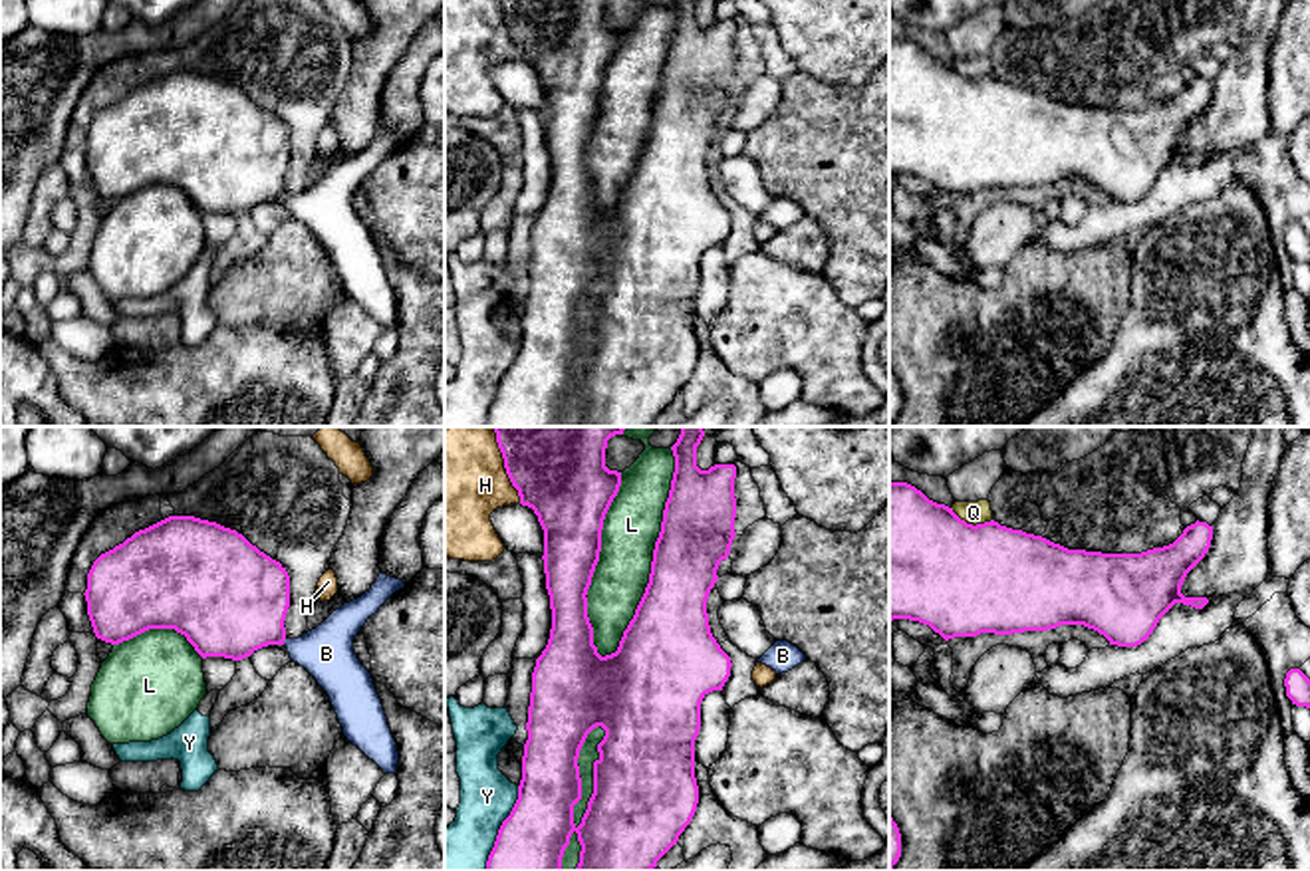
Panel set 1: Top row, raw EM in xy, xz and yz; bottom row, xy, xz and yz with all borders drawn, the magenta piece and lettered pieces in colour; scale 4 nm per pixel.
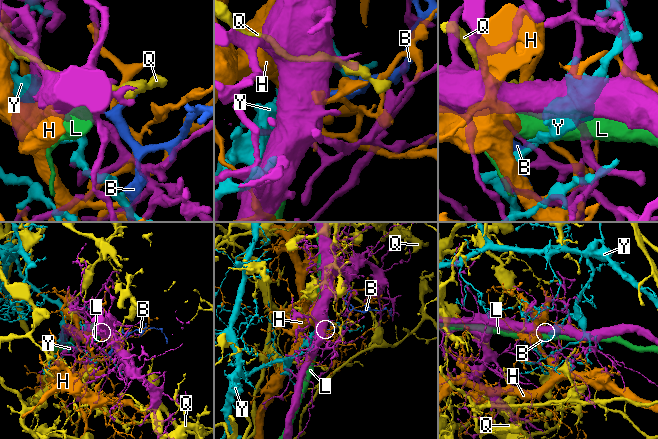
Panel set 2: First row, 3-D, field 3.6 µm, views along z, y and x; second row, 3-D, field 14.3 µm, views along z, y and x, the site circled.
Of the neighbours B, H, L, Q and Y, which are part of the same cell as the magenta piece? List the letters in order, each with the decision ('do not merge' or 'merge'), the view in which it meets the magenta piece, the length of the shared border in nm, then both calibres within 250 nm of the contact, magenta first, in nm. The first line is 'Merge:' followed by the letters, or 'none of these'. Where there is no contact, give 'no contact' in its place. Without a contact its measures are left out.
Merge: B
B: merge | xy | 30 nm | 420/220 nm
H: do not merge | xz | 340 nm | 460/480 nm
L: do not merge | xz | 900 nm | 300/220 nm
Q: do not merge | yz | 180 nm | 460/100 nm
Y: do not merge | xz | 380 nm | 300/280 nm

